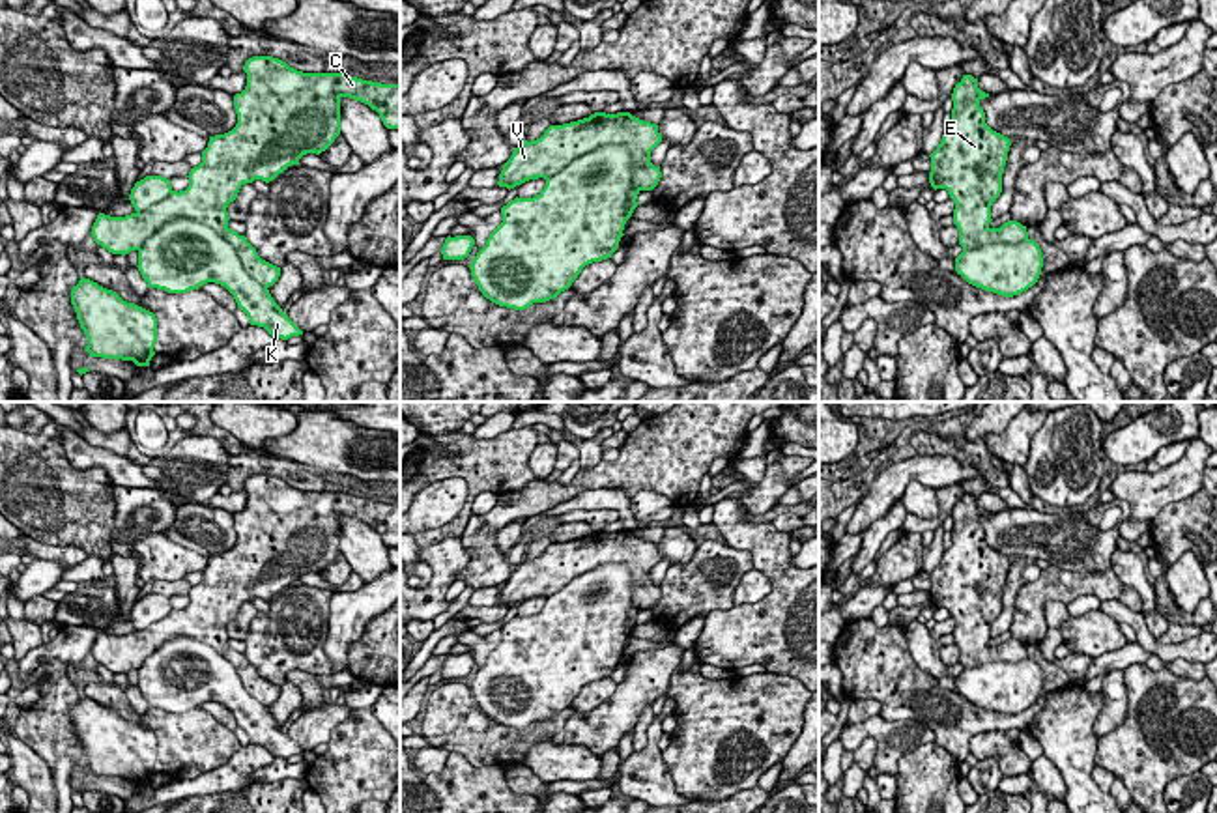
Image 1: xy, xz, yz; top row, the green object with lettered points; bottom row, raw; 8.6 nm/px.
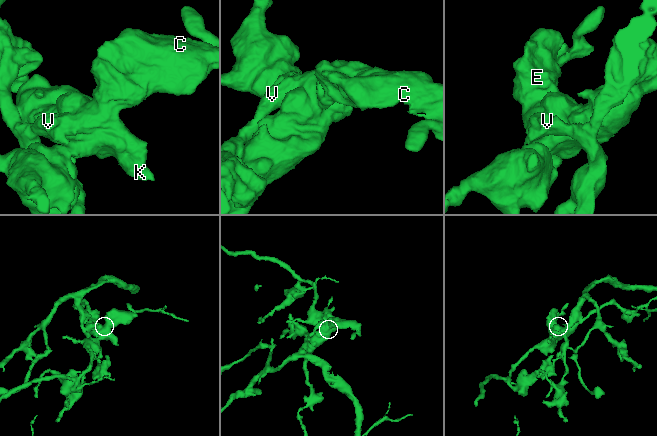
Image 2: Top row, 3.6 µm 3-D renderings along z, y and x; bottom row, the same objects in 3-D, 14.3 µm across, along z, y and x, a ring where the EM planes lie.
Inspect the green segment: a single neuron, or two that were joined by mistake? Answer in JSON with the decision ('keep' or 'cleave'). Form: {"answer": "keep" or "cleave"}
{"answer": "cleave"}

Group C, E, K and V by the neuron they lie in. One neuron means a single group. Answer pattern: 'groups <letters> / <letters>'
groups C E V / K

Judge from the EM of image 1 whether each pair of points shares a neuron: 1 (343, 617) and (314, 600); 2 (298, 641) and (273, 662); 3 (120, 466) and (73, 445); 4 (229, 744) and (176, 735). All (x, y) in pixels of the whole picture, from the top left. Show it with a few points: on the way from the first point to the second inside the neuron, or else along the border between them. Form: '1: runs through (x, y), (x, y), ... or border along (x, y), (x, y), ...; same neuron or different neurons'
1: border along (333, 593), (324, 651); different neurons
2: runs through (292, 643), (279, 656); same neuron
3: runs through (109, 462), (98, 456), (85, 456); same neuron
4: runs through (215, 744), (189, 742); same neuron

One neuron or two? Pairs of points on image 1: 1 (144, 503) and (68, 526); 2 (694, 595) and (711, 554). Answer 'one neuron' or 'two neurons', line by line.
1: two neurons
2: one neuron

